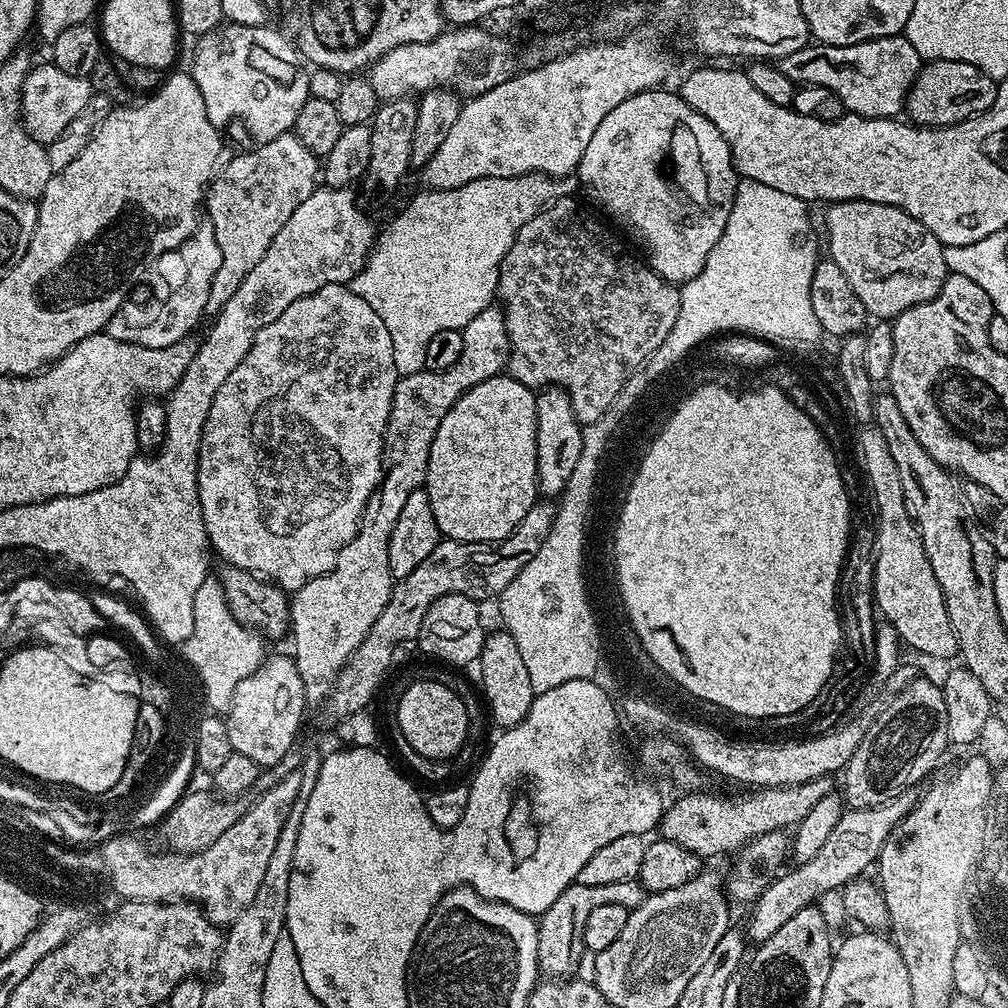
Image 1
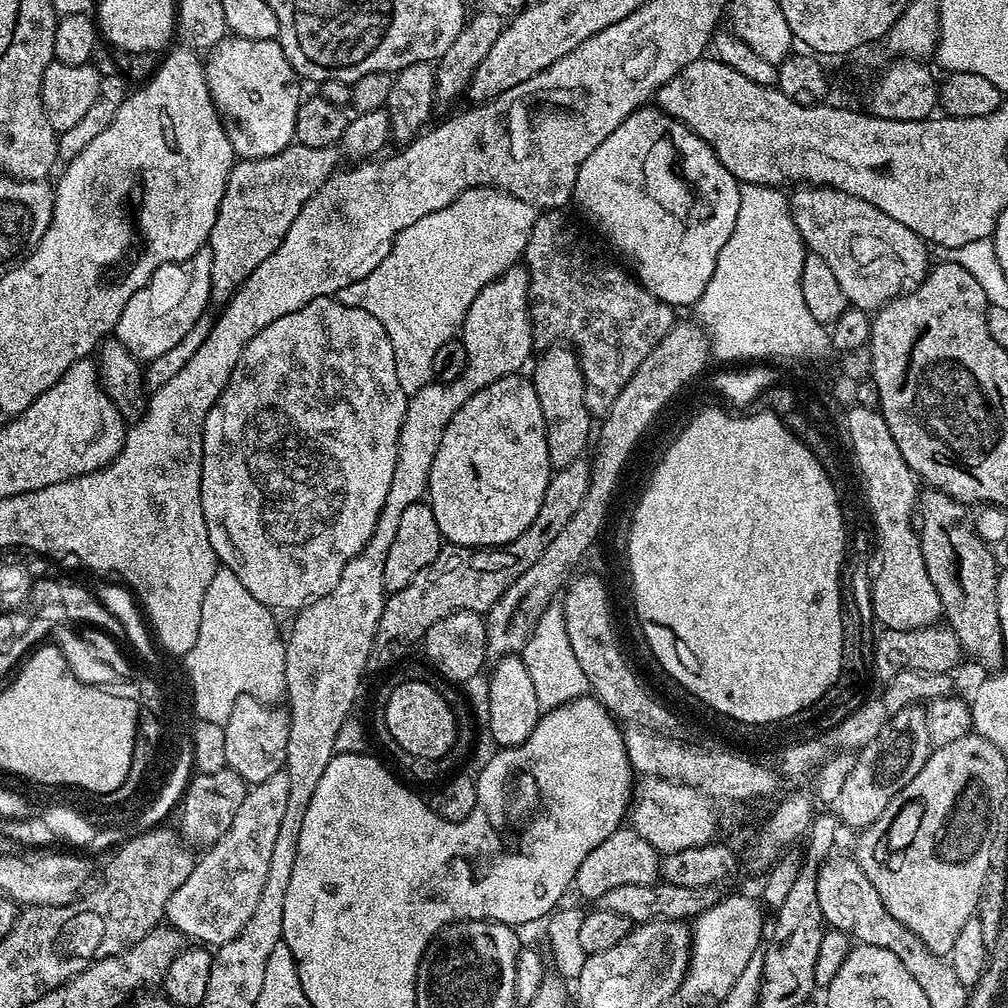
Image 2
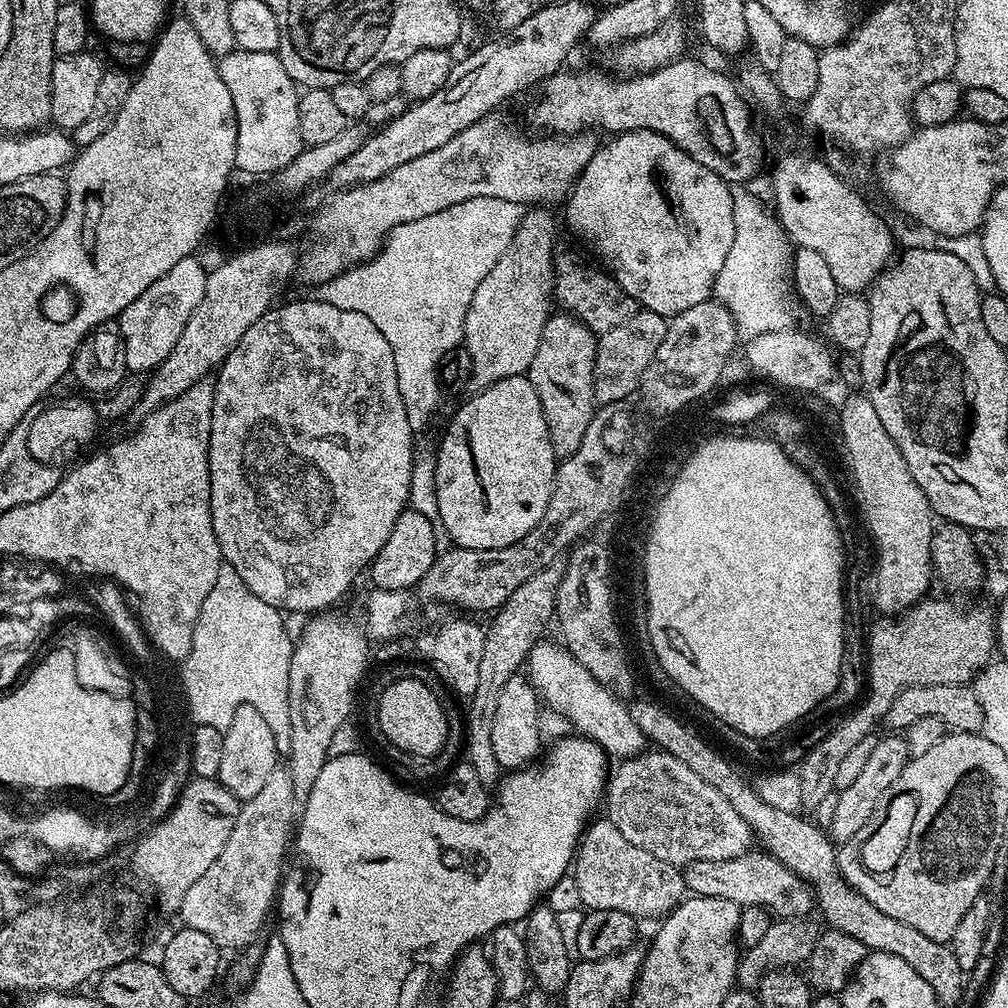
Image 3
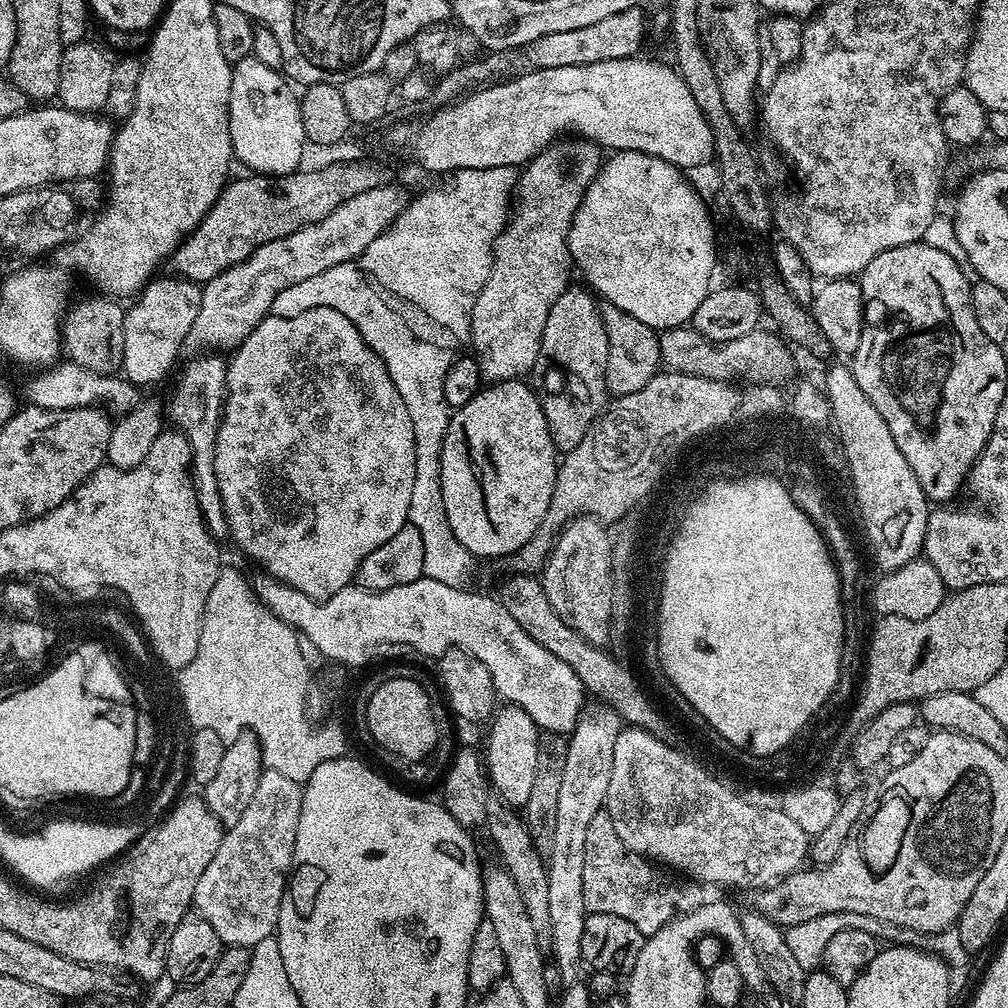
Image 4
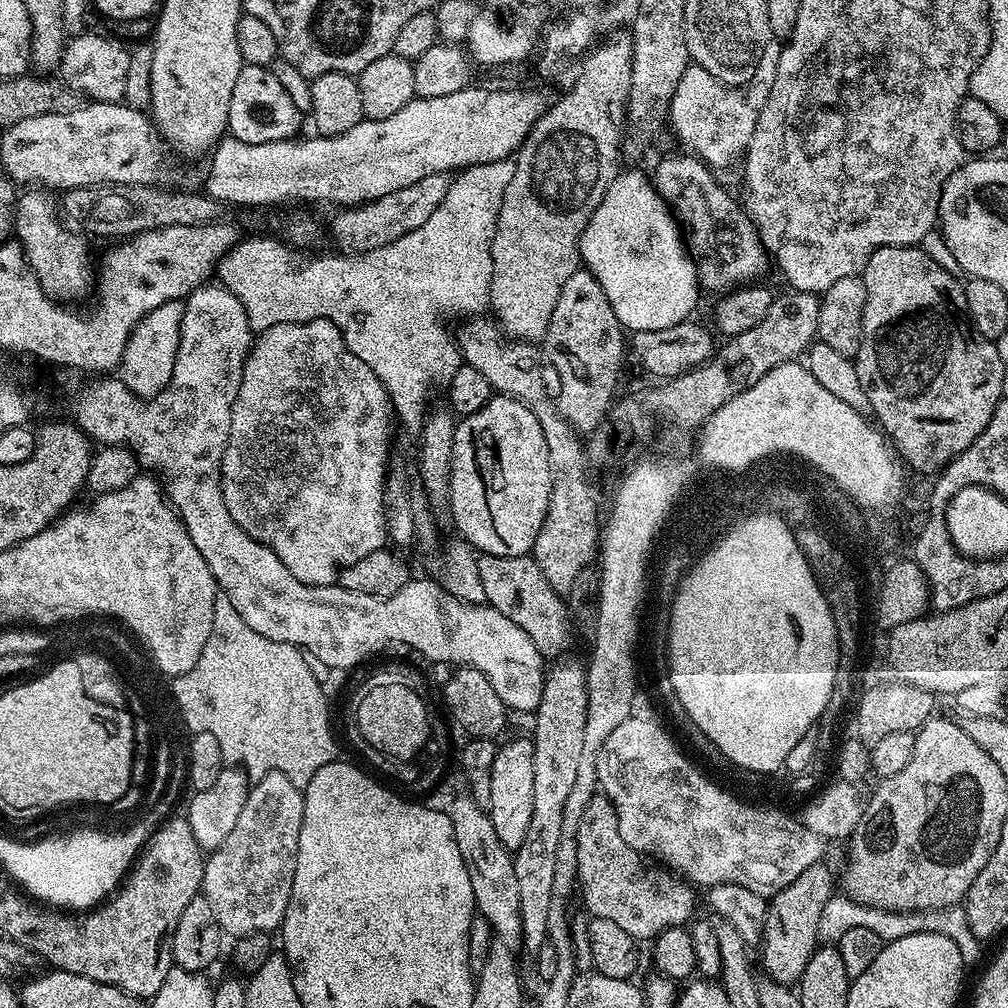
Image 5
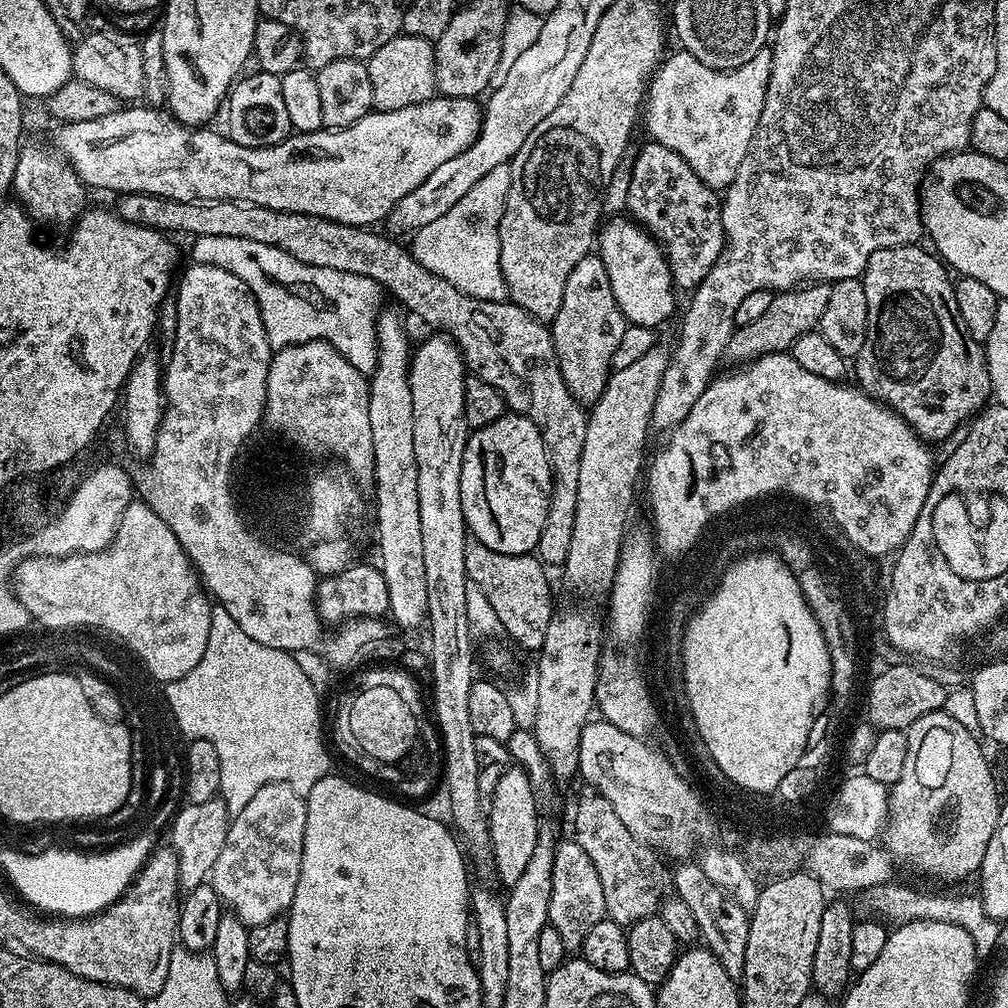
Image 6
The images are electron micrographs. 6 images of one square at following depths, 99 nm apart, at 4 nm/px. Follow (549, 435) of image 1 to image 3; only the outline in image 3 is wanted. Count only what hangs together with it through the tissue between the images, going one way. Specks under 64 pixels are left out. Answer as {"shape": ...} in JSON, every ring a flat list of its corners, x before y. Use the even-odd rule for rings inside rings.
{"shape":[[549,315,542,330,542,342,538,342,534,362,530,362,526,375,534,390,538,390,538,398,542,402,542,414,546,414,546,426,550,430,550,446,554,446,554,454,558,458,563,458,574,454,578,446,582,446,582,438,586,438,586,426,590,426,594,415,596,395,592,383,596,365,596,339,590,329,575,316,556,315]]}

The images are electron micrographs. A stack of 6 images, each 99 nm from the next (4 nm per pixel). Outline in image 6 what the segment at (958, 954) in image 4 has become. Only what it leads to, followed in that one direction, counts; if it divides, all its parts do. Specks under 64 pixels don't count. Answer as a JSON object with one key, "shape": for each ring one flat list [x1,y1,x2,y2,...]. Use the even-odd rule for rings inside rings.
{"shape":[[889,882,859,893,858,900,860,900,859,915,864,915,861,917,875,918,888,926,899,926,910,922,950,922,950,926,960,926,962,930,966,930,966,934,970,934,977,957,984,958,992,951,997,951,1001,925,994,918,990,918,990,914,986,914,979,895,934,896]]}

